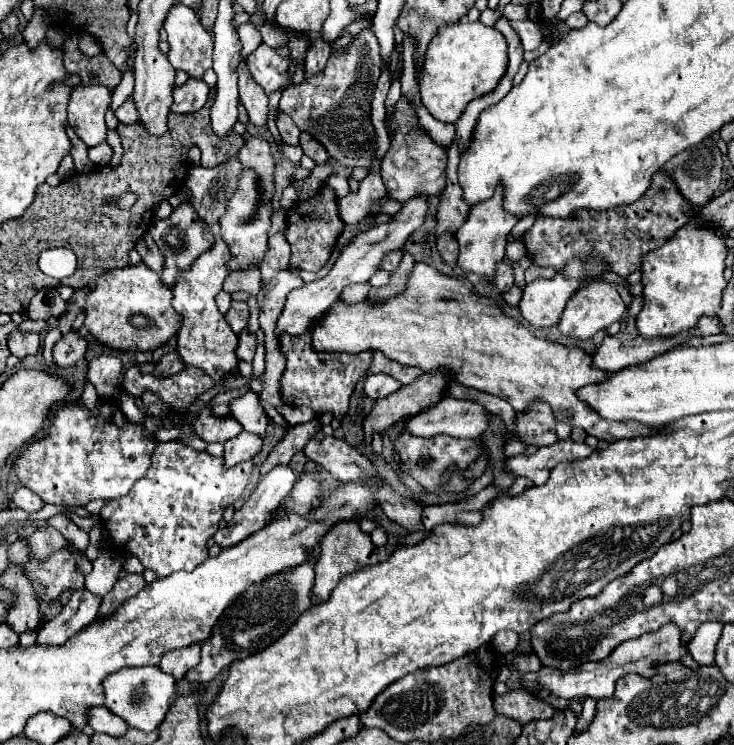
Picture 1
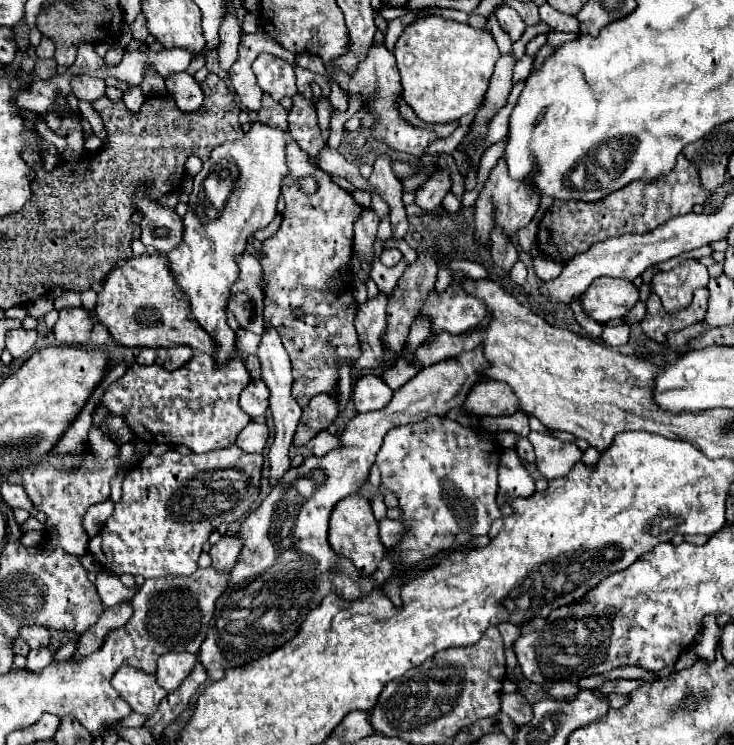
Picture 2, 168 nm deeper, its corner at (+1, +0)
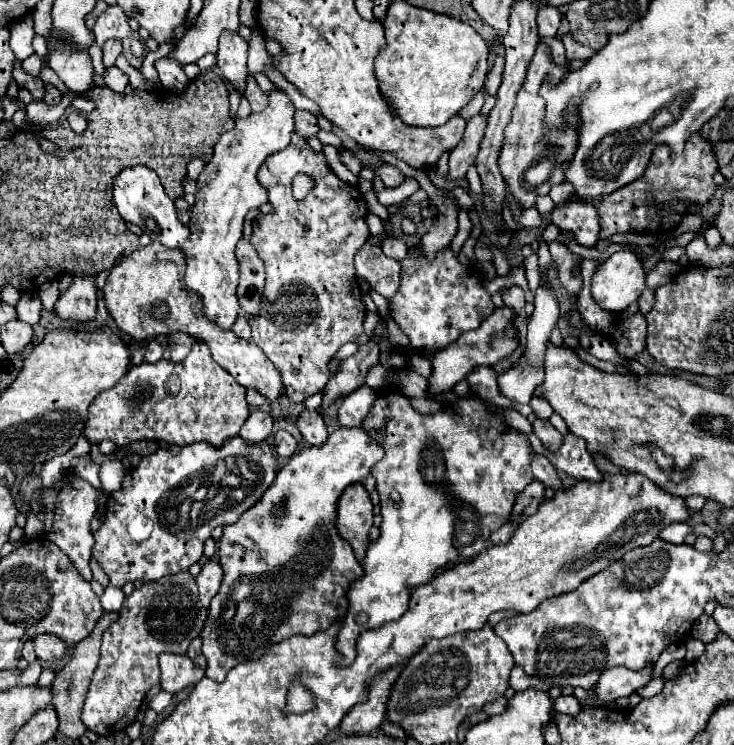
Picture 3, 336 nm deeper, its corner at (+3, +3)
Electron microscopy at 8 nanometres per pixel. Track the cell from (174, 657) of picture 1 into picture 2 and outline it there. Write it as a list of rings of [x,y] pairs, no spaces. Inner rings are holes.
[[[190,652],[162,654],[158,658],[156,678],[162,684],[162,688],[166,688],[166,692],[174,692],[174,688],[178,688],[178,684],[192,672],[194,664],[196,664],[196,654]]]

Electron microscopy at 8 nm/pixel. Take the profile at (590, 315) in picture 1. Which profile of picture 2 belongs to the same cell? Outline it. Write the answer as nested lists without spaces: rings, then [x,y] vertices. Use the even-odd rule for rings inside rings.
[[[598,278],[580,298],[584,314],[592,320],[606,324],[616,318],[624,318],[638,302],[638,288],[632,282],[620,278]]]

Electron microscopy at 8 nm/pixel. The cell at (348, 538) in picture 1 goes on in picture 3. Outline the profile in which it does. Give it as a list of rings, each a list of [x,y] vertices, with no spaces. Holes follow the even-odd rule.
[[[352,483],[344,489],[338,503],[338,531],[352,545],[356,559],[364,557],[368,547],[368,531],[372,527],[372,503],[362,483]]]

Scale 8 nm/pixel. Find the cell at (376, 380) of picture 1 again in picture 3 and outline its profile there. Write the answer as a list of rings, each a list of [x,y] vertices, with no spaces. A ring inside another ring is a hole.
[[[362,385],[350,395],[342,399],[342,405],[338,407],[338,421],[344,427],[358,427],[362,419],[366,417],[368,409],[372,407],[372,401],[376,401],[376,391]]]

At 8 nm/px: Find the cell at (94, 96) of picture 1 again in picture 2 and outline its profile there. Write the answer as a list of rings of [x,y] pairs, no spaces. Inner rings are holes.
[[[74,76],[72,80],[72,92],[78,100],[84,102],[96,102],[102,96],[106,96],[106,84],[102,78],[90,78],[90,76]]]

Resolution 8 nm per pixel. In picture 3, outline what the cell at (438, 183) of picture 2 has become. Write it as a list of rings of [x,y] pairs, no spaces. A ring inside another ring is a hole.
[[[482,113],[474,115],[468,121],[466,133],[464,133],[460,145],[450,153],[450,173],[448,173],[448,177],[452,181],[462,179],[466,175],[468,167],[476,163],[476,155],[478,155],[478,149],[480,149],[482,139],[484,139],[486,123],[488,123],[488,119]]]

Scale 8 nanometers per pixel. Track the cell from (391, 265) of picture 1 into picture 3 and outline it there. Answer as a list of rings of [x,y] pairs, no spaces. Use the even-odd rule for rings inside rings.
[[[386,237],[386,239],[382,241],[382,253],[384,253],[386,257],[392,257],[392,259],[400,261],[400,259],[406,255],[406,251],[408,251],[408,247],[406,247],[404,239]]]

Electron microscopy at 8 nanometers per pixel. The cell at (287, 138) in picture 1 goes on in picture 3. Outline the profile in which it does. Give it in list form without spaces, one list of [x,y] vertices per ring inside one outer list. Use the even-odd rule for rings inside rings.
[[[250,75],[246,77],[246,89],[244,89],[244,97],[250,101],[252,111],[262,111],[264,105],[268,105],[268,95],[258,87],[256,79]]]

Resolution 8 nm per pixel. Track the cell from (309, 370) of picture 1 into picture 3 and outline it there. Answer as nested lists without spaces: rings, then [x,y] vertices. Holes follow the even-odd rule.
[[[296,133],[292,135],[292,141],[286,149],[274,153],[264,161],[258,173],[258,183],[268,189],[268,203],[274,211],[268,215],[260,215],[252,225],[250,241],[266,265],[266,287],[260,301],[260,313],[248,319],[248,325],[252,329],[250,341],[260,347],[280,371],[284,395],[294,403],[302,403],[326,387],[330,377],[328,361],[336,355],[336,351],[344,343],[354,341],[364,331],[362,323],[366,309],[354,273],[354,255],[370,237],[368,225],[364,221],[368,209],[358,187],[340,181],[326,165],[324,153],[316,153],[306,143],[306,139]],[[298,173],[314,179],[314,189],[300,201],[292,195],[292,179]]]

